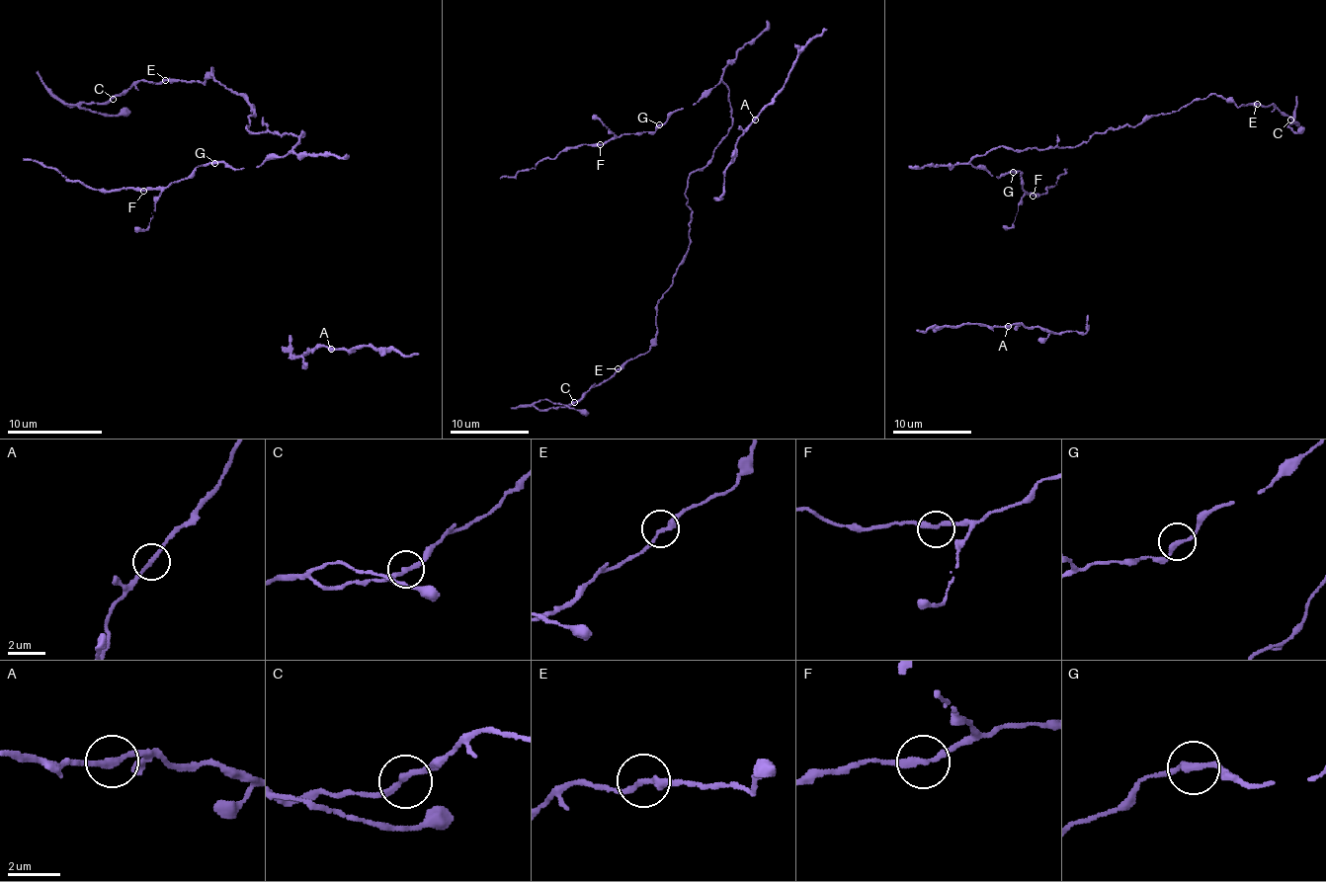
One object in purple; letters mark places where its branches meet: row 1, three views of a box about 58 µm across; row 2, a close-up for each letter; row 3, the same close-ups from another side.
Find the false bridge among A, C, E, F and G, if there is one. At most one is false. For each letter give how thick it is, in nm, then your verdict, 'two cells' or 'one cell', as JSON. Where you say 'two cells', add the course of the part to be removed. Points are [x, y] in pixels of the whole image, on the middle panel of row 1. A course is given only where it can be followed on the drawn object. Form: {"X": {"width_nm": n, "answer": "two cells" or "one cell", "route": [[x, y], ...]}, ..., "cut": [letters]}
{"A": {"width_nm": 220, "answer": "one cell"}, "C": {"width_nm": 220, "answer": "one cell"}, "E": {"width_nm": 240, "answer": "one cell"}, "F": {"width_nm": 260, "answer": "one cell"}, "G": {"width_nm": 220, "answer": "one cell"}, "cut": []}

